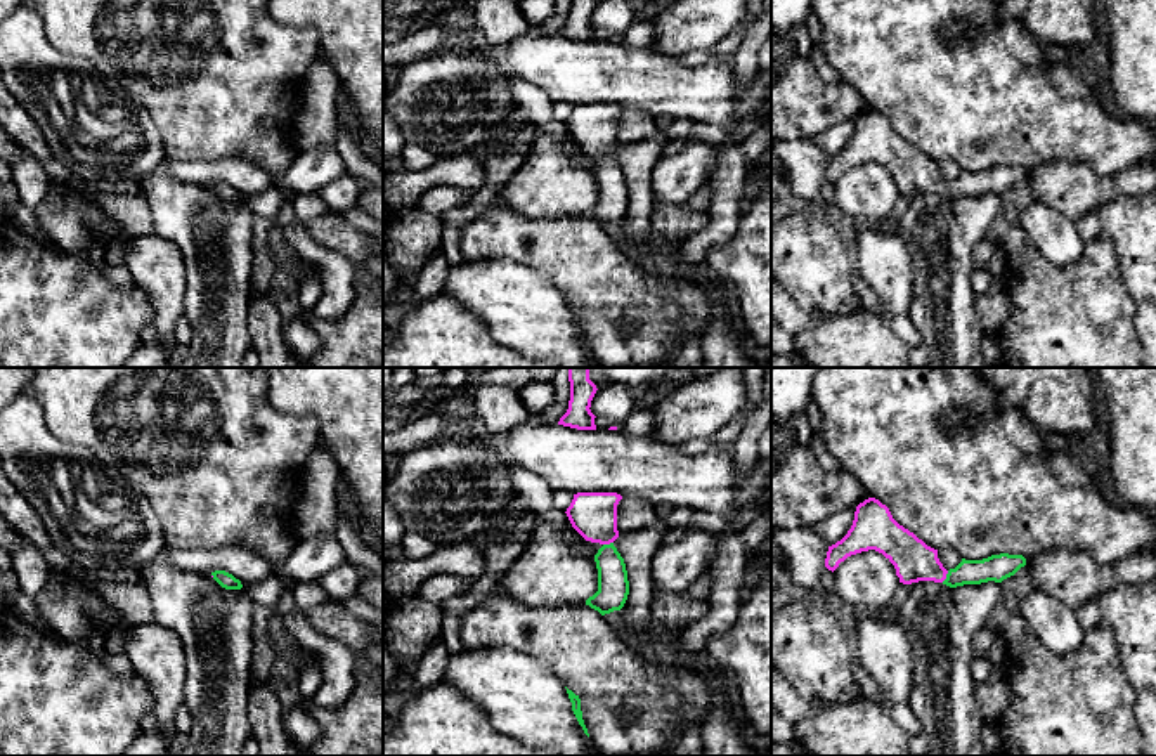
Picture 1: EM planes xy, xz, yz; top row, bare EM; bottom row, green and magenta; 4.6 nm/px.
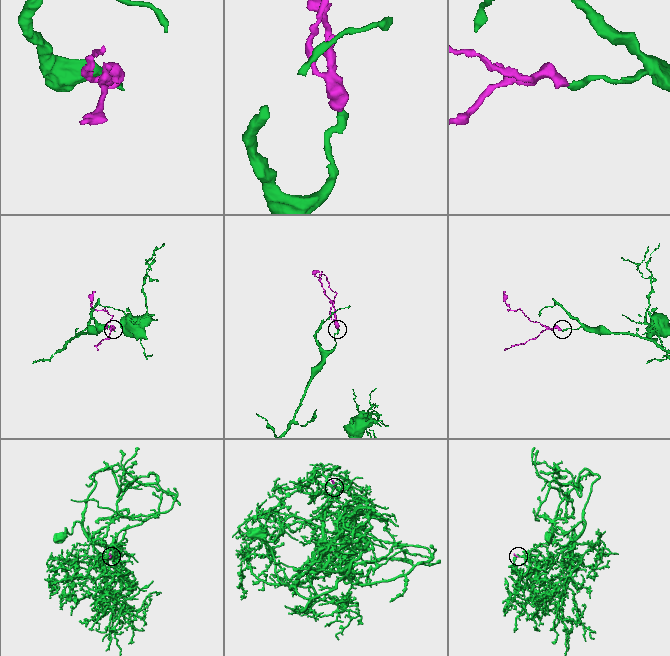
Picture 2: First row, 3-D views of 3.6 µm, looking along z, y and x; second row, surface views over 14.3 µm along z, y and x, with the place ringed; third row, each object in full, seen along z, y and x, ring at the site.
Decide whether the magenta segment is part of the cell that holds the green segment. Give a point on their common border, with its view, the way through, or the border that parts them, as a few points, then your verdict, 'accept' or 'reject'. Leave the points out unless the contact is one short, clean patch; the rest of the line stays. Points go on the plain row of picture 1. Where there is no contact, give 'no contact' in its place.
contact yz (947, 188); way yz (997, 179), (947, 188), (914, 172); accept

